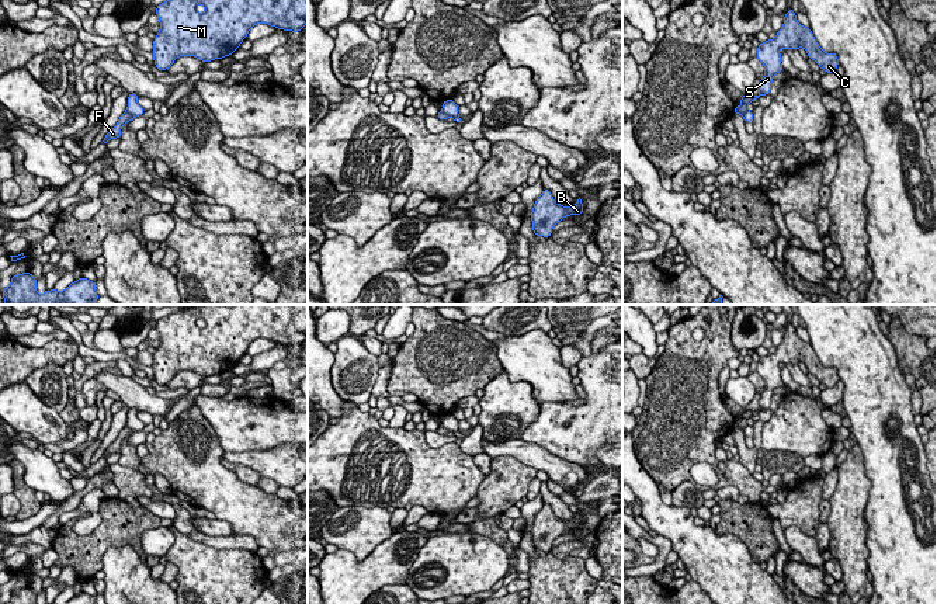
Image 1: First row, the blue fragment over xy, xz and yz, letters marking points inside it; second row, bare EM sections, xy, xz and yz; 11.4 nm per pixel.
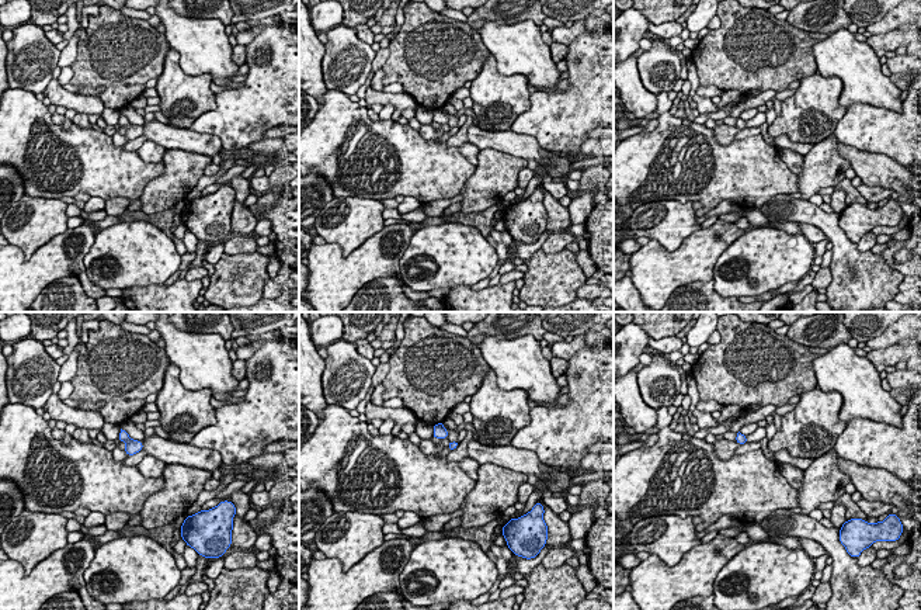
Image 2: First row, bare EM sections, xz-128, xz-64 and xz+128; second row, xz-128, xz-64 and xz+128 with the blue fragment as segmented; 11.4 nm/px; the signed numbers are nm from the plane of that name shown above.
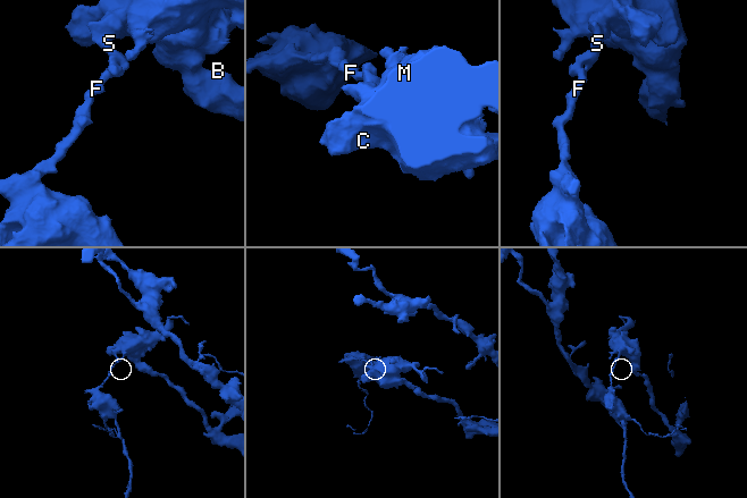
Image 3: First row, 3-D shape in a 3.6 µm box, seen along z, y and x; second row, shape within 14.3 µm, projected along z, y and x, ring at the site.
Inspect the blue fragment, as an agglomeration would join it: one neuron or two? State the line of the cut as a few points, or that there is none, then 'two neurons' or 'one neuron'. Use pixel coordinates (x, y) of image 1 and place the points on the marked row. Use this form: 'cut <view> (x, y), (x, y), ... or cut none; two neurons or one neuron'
cut xy (125, 111), (134, 117); two neurons

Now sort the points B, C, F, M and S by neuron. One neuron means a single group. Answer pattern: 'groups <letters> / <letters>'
groups B C M S / F

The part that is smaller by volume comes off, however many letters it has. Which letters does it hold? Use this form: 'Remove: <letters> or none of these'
Remove: F

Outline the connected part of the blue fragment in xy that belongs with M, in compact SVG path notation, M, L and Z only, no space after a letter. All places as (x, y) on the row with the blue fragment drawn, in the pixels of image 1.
M167 0L156 7L156 15L160 31L153 39L153 60L167 70L180 56L202 62L230 56L257 24L299 32L308 24L308 0Z

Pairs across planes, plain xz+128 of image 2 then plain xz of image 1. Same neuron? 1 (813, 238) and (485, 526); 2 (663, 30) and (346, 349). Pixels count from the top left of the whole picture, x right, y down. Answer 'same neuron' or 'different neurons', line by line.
1: same neuron
2: different neurons

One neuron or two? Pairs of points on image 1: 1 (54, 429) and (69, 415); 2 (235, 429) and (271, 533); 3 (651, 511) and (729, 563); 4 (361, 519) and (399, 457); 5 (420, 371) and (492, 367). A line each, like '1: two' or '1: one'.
1: two
2: two
3: one
4: two
5: one

